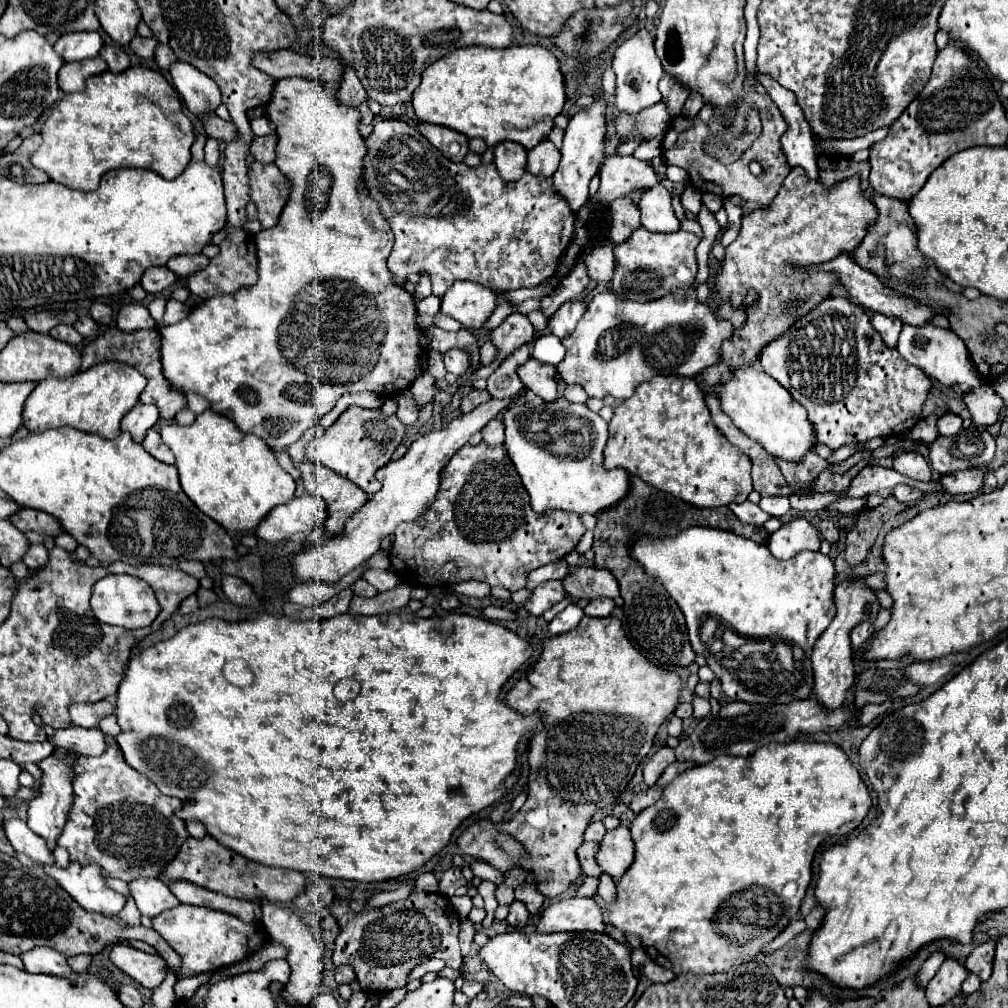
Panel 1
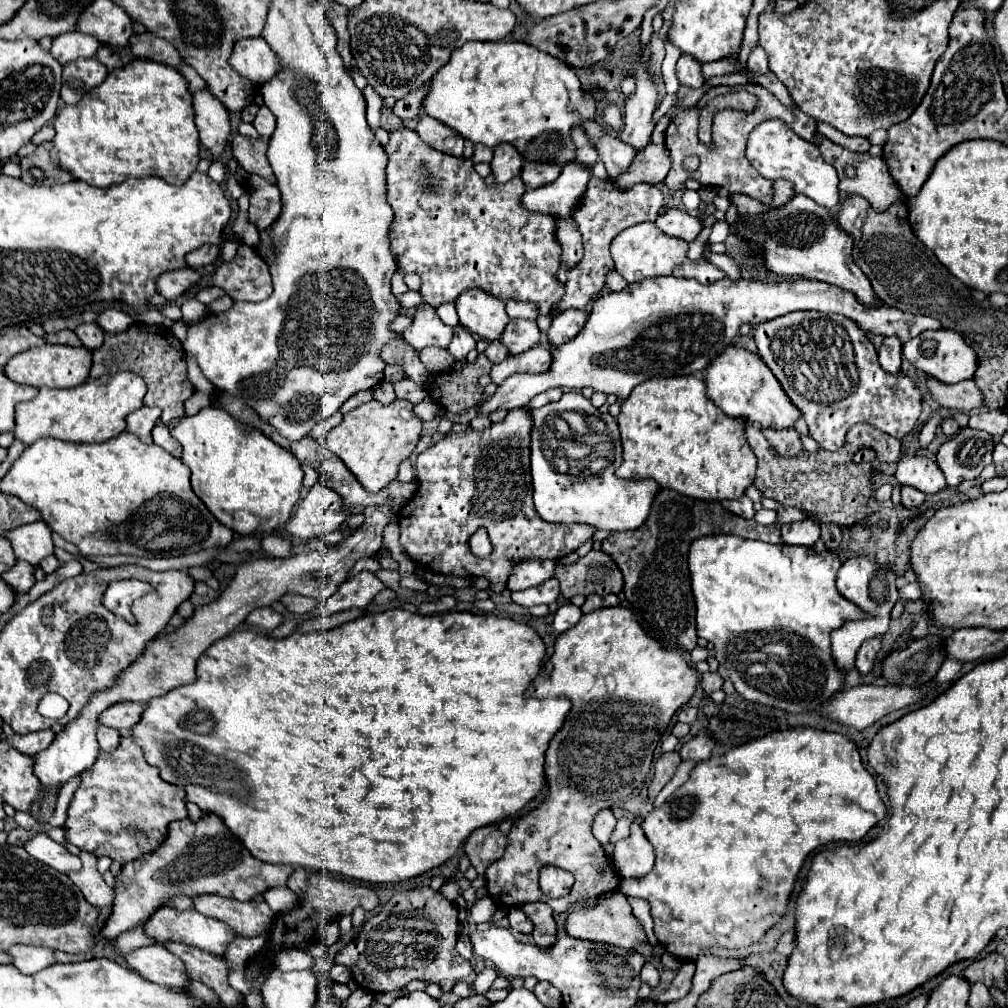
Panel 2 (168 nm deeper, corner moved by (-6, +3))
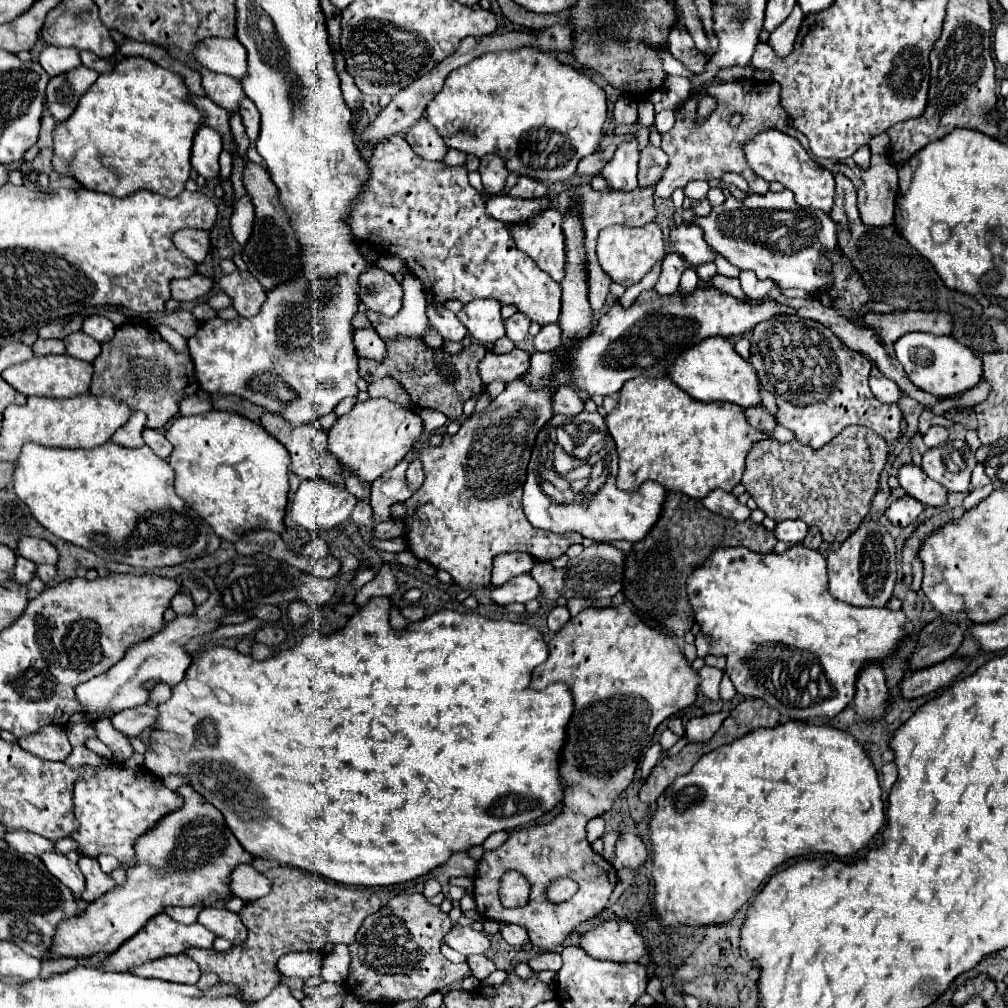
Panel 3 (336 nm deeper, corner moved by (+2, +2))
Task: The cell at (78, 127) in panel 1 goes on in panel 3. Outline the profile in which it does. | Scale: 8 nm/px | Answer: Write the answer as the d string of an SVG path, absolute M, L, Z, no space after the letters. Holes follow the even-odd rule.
M126 57L110 73L102 73L96 83L80 97L74 113L54 129L52 165L60 175L70 175L86 189L126 197L138 189L148 189L166 197L176 197L190 177L192 139L204 113L190 103L190 91L172 71L146 61L144 57Z

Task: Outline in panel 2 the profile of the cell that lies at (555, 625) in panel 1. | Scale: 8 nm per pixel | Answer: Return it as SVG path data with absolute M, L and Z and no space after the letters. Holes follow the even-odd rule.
M566 602L566 604L560 606L560 608L556 610L556 614L554 614L554 630L560 634L560 632L576 626L578 620L580 620L580 616L582 616L582 610L580 610L578 606Z

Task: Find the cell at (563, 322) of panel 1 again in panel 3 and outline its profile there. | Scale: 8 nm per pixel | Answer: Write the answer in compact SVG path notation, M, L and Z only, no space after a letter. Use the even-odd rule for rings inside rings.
M548 323L540 329L540 333L534 337L536 351L554 351L560 347L562 341L562 327L558 323Z

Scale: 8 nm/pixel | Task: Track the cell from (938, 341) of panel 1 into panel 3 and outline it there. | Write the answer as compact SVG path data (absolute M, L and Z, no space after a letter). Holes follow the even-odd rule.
M908 333L900 337L894 343L894 351L898 361L904 365L904 371L908 371L908 377L916 387L934 393L938 397L952 397L958 395L980 381L980 359L968 351L962 343L956 343L950 335L930 335L930 333Z

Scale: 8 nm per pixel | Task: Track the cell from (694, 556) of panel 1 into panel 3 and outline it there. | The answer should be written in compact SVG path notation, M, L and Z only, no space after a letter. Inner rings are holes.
M796 545L784 555L760 555L746 547L718 547L692 571L688 577L688 597L694 621L710 643L710 655L726 657L726 673L738 695L764 699L788 719L834 717L852 701L860 665L866 661L880 663L912 631L912 623L902 611L852 607L834 599L826 585L826 559L804 545Z

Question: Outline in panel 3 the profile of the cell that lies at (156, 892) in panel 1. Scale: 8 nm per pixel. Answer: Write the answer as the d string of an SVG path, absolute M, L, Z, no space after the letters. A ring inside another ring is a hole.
M196 905L196 907L166 907L164 909L164 913L168 913L174 921L178 921L178 923L184 923L184 925L190 925L190 923L194 923L196 919L198 919L198 913L200 913L200 905Z

